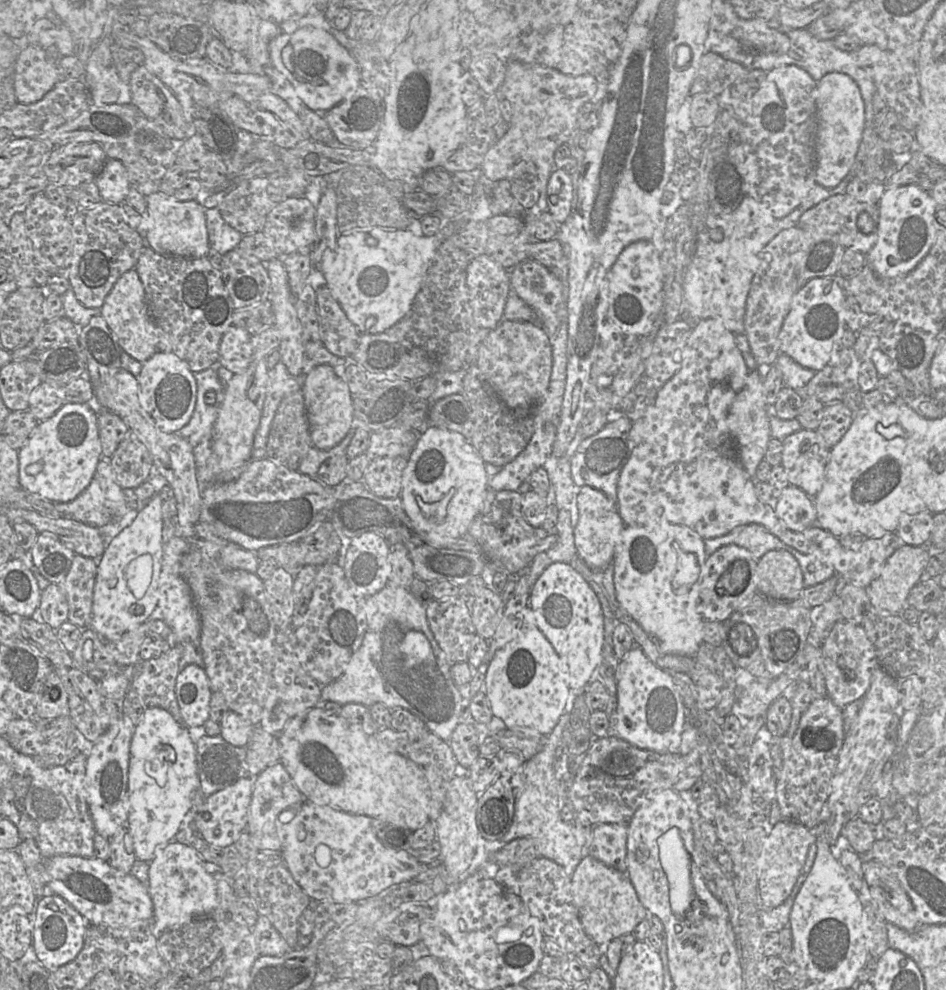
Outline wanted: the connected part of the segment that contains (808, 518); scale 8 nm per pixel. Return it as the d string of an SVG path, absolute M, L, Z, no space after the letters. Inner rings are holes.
M789 485L774 502L776 516L789 530L802 532L817 522L814 498L802 489Z

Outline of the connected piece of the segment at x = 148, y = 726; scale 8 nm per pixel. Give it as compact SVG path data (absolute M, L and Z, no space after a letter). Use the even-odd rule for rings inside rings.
M148 707L135 725L130 745L127 828L136 859L149 862L160 848L174 840L198 787L196 744L188 728L167 710Z

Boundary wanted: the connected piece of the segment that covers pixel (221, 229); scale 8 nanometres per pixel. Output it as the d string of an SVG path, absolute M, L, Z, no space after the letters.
M205 208L204 213L209 248L220 255L237 248L243 235L223 220L218 208Z

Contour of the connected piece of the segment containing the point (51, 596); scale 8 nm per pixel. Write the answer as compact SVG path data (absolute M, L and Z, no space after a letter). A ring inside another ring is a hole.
M50 584L41 591L39 619L57 630L68 620L68 602L60 585Z

